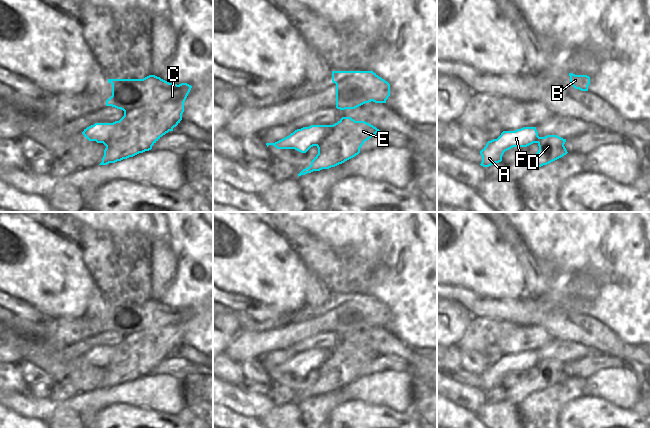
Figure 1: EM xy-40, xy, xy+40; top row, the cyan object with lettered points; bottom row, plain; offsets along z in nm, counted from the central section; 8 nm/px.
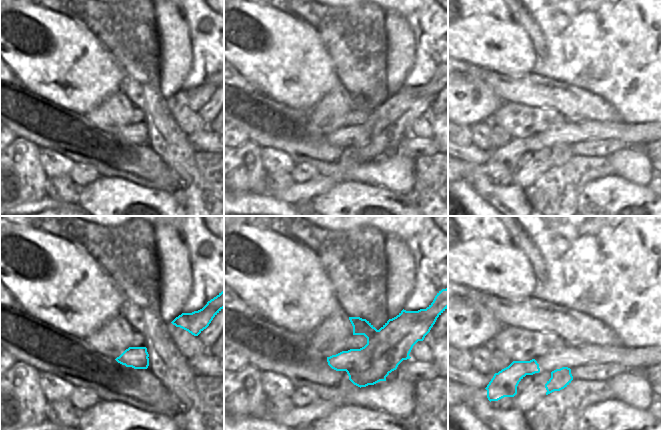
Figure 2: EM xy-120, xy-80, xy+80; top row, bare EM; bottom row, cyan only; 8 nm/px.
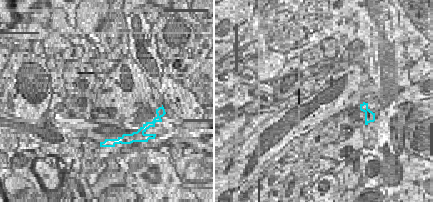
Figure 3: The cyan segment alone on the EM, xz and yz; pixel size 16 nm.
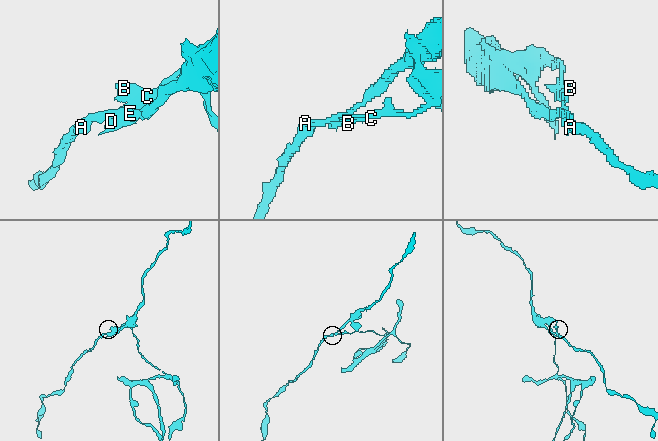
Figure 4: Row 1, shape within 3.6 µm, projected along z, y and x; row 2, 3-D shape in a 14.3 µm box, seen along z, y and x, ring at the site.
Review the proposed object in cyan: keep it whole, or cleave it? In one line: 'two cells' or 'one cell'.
two cells

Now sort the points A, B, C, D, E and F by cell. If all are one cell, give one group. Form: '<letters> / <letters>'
A F / B C D E

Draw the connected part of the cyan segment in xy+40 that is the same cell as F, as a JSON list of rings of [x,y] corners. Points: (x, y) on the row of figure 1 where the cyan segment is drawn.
[[[523,127],[515,131],[503,131],[497,139],[488,141],[480,151],[481,166],[489,167],[502,161],[505,151],[513,147],[527,147],[539,140],[536,127]]]

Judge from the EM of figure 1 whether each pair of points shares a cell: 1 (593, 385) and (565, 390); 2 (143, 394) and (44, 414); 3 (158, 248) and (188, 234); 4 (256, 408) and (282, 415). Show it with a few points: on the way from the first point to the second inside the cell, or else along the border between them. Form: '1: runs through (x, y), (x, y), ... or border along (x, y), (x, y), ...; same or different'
1: border along (586, 379), (583, 396); different
2: runs through (118, 394), (112, 394), (94, 401), (69, 404); same
3: border along (153, 238), (169, 246), (176, 265); different
4: border along (276, 406), (260, 417); different

